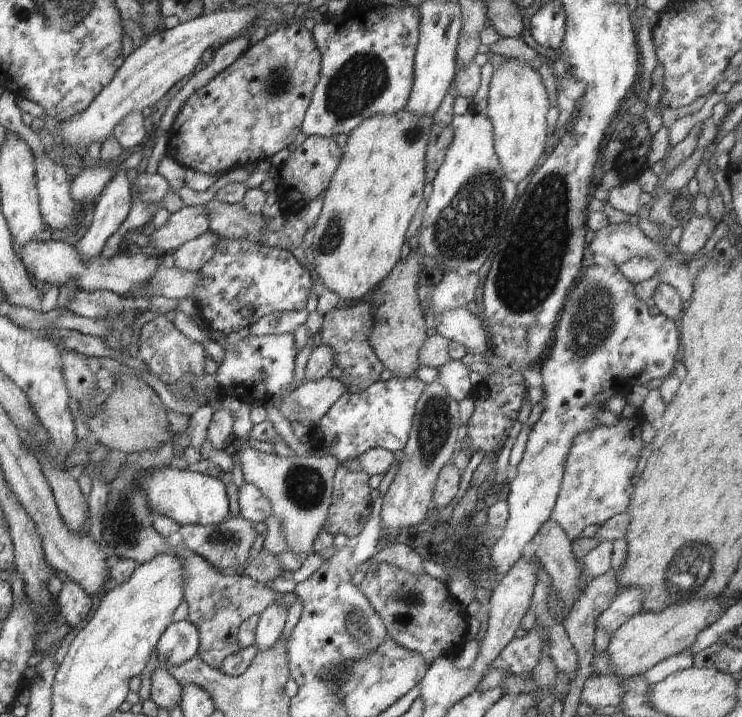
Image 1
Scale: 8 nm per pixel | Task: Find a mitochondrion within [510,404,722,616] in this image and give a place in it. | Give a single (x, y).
(693, 561)

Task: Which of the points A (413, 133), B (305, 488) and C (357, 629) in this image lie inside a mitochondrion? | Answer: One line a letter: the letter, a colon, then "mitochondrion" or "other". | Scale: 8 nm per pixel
A: mitochondrion
B: mitochondrion
C: mitochondrion

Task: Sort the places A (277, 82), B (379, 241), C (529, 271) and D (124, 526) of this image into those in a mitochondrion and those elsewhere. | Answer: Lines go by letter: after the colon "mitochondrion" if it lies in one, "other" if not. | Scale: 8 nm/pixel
A: mitochondrion
B: other
C: mitochondrion
D: mitochondrion

